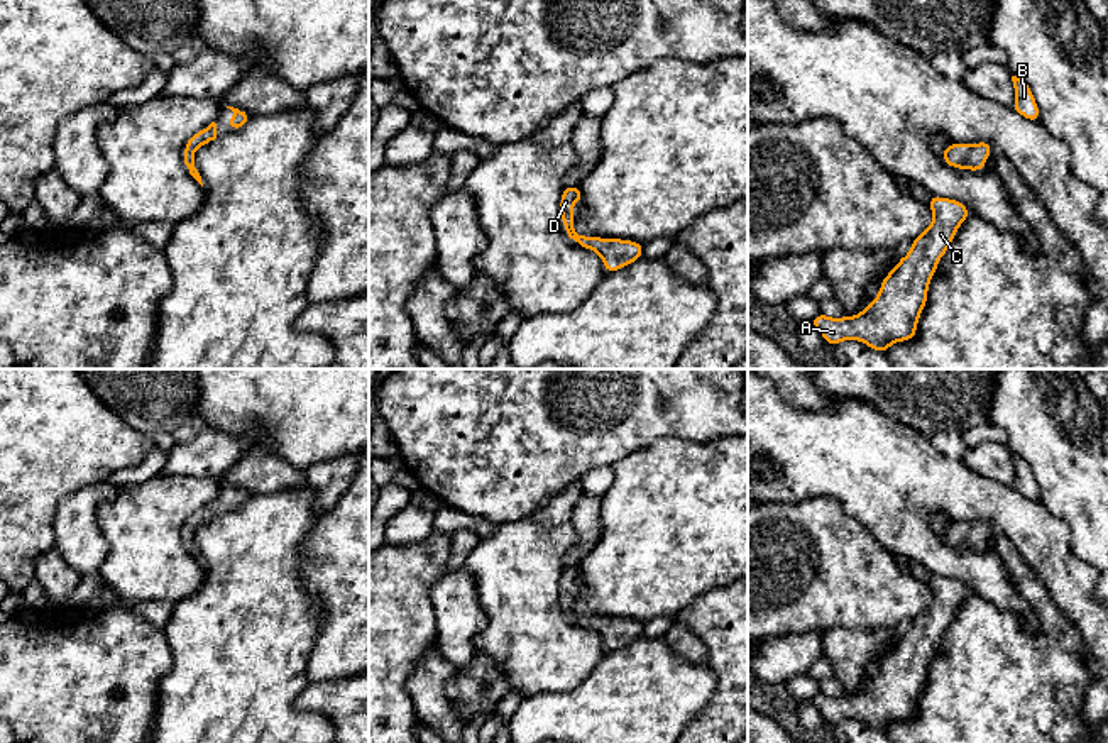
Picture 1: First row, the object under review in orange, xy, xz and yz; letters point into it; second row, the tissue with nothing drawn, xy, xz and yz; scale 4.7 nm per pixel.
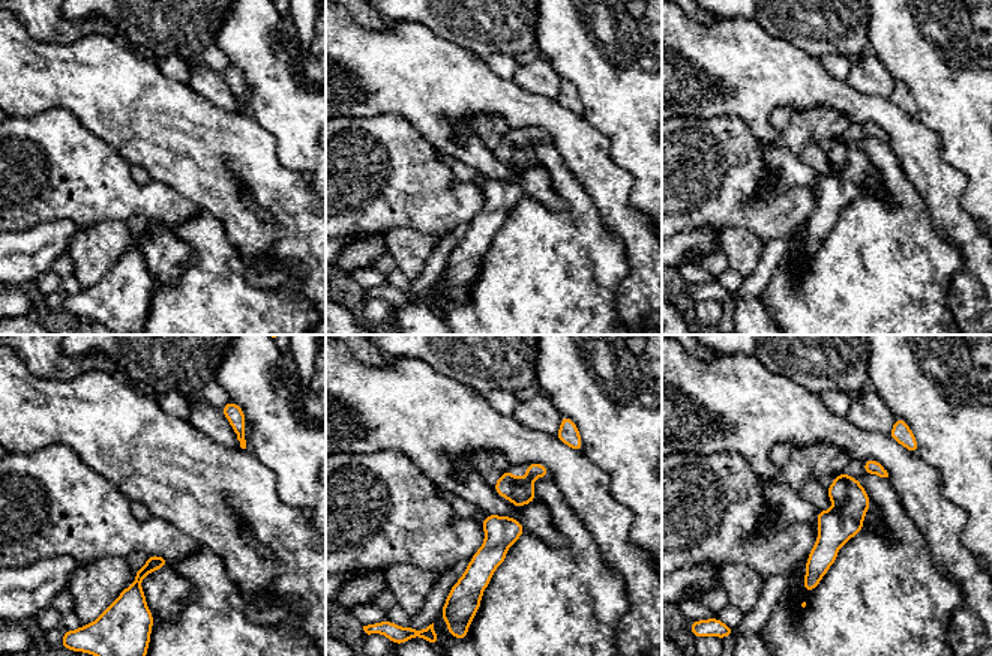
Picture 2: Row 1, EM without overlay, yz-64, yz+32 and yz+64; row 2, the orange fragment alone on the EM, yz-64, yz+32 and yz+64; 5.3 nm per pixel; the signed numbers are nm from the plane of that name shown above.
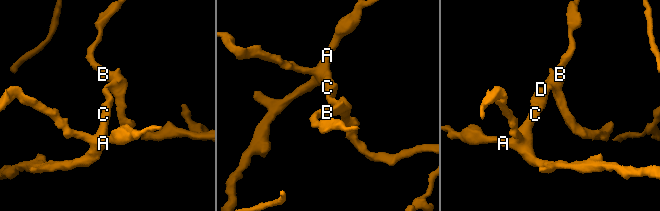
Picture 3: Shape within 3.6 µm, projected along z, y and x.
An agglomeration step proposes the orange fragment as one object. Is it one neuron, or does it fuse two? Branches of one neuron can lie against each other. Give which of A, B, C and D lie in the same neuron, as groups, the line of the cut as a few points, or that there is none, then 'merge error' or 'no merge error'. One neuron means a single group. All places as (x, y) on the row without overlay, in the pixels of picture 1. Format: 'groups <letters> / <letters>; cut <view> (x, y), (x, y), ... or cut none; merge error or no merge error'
groups A B C D; cut none; no merge error

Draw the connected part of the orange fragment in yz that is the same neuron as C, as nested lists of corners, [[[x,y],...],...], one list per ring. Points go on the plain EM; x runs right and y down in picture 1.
[[[930,574],[932,603],[912,619],[912,628],[881,660],[878,675],[858,694],[831,697],[824,692],[812,702],[827,724],[859,719],[886,735],[897,721],[917,714],[917,701],[927,684],[929,662],[941,636],[949,630],[957,608],[971,594],[957,579]]]

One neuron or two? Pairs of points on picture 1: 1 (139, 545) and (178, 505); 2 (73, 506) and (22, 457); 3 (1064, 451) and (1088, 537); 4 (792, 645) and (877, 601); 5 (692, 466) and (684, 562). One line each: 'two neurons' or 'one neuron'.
1: one neuron
2: two neurons
3: one neuron
4: two neurons
5: one neuron

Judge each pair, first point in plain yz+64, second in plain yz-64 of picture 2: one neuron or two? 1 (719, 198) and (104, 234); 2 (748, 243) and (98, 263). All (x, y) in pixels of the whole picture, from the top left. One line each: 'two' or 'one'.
1: two
2: one

